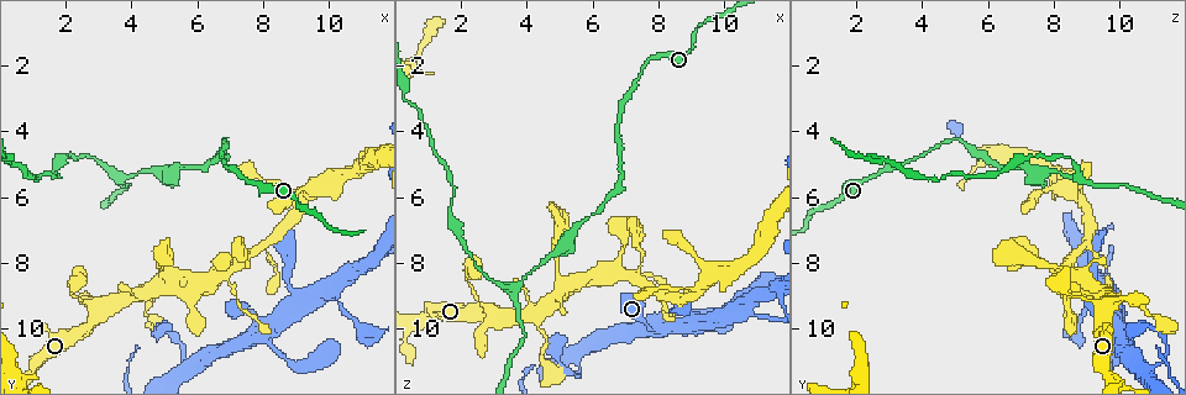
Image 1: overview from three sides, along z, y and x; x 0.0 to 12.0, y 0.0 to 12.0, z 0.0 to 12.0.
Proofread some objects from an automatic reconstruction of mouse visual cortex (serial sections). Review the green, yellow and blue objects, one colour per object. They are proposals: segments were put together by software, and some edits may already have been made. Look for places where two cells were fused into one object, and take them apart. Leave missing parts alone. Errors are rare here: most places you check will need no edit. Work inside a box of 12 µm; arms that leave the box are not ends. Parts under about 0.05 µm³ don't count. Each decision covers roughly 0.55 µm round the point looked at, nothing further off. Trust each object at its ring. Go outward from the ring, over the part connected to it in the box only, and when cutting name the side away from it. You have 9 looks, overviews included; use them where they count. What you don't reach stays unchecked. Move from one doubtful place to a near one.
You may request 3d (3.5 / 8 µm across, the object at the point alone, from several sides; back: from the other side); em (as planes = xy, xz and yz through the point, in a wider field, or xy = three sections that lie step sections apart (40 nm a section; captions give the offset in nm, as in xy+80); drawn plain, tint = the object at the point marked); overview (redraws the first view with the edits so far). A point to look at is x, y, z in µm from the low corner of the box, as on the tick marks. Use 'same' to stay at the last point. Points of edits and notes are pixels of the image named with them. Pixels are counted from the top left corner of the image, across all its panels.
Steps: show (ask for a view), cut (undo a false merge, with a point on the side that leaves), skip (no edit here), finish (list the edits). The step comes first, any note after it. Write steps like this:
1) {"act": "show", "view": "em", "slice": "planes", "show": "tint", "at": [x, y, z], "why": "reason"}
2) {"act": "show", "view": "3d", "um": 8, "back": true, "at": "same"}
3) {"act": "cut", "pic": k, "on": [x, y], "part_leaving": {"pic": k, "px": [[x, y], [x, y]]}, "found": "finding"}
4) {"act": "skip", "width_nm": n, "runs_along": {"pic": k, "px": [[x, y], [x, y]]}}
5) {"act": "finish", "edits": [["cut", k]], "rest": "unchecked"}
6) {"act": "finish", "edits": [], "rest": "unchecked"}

{"act": "show", "view": "3d", "um": 3.5, "back": true, "at": [8.0, 9.9, 10.1]}

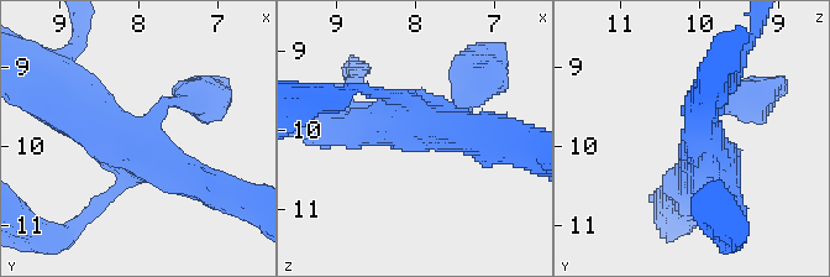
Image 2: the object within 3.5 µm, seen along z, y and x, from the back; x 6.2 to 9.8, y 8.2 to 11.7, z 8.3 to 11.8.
{"act": "show", "view": "em", "slice": "xy", "step": 2, "show": "tint", "at": [7.95, 9.95, 10.05]}

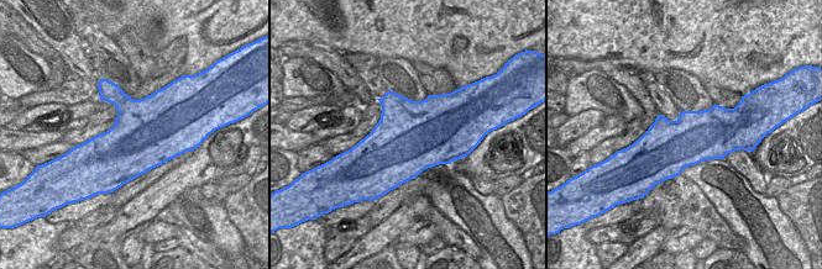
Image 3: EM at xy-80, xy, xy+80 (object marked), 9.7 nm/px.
{"act": "skip", "arm_widths_nm": [200, 200, 450, 500], "runs_along": {"pic": 2, "px": [[468, 97], [434, 131], [343, 125]]}, "found": "one cell here"}

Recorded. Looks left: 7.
{"act": "show", "view": "3d", "um": 3.5, "at": [5.5, 8.4, 8.6], "why": "small branch off a trunk"}

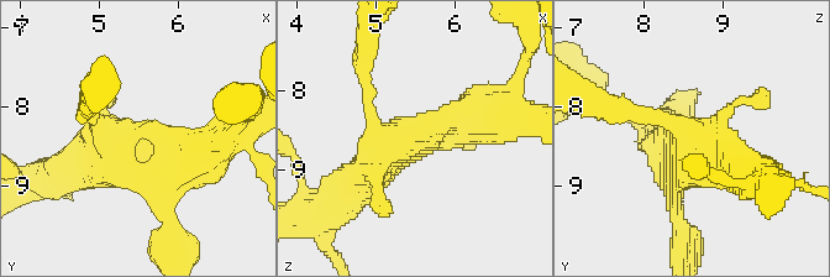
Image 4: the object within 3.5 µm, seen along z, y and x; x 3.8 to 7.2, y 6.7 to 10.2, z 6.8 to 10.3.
{"act": "show", "view": "em", "slice": "xy", "step": 3, "show": "plain", "at": [5.45, 8.35, 8.55], "why": "shape alone is not enough"}

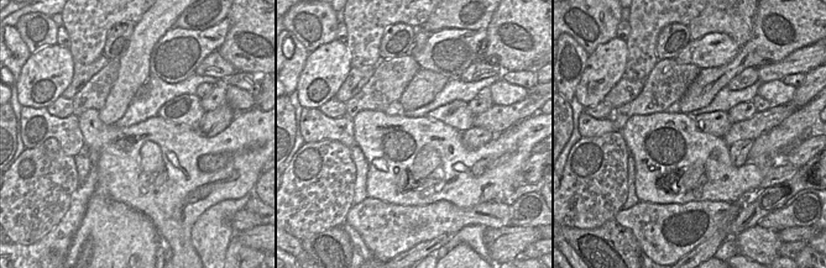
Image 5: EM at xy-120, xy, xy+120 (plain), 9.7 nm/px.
{"act": "show", "view": "em", "slice": "xy", "step": 3, "show": "tint", "at": "same"}

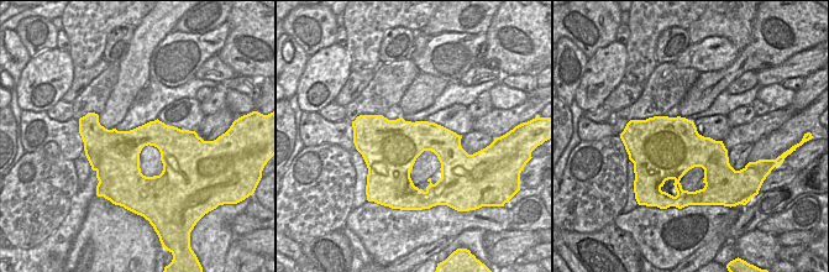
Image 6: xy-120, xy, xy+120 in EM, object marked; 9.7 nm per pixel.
{"act": "skip", "runs_along": {"pic": 4, "px": [[339, 197], [403, 136], [460, 124]]}, "found": "continuous, no second cell"}

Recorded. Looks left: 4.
{"act": "show", "view": "3d", "um": 3.5, "at": [10.3, 8.9, 9.3], "why": "four-way junction"}

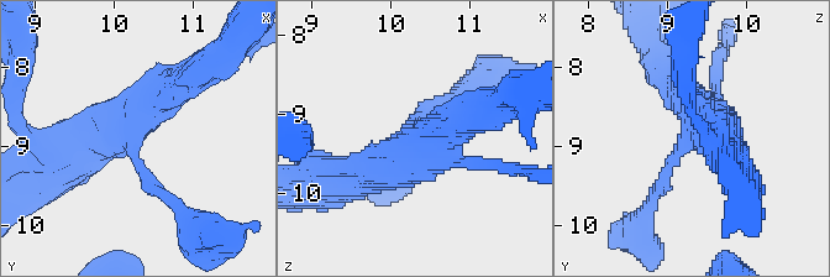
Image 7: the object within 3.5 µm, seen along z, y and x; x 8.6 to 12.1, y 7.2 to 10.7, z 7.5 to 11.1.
{"act": "show", "view": "em", "slice": "xy", "step": 2, "show": "tint", "at": [10.25, 8.85, 9.30], "arms": 4, "arm_widths_nm": [150, 200, 400, 450], "why": "shape alone is not enough"}

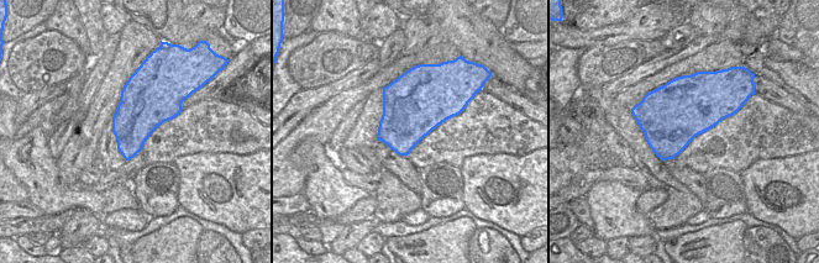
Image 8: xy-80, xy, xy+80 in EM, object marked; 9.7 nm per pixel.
{"act": "skip", "runs_along": {"pic": 7, "px": [[66, 161], [194, 74]]}, "found": "all the same cell"}

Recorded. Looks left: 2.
{"act": "show", "view": "3d", "um": 8, "back": true, "at": [5.9, 5.1, 6.5]}

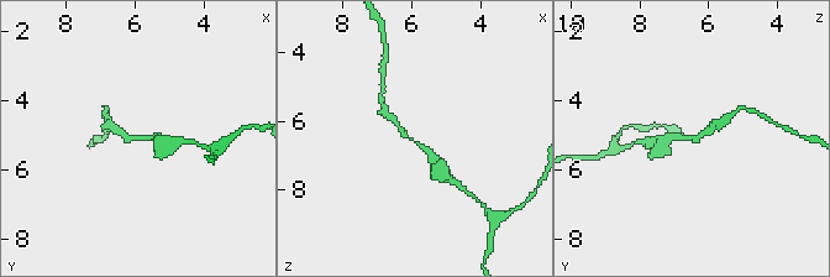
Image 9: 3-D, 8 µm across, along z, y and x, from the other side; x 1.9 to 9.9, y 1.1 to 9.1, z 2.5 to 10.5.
{"act": "show", "view": "em", "slice": "xy", "step": 5, "show": "tint", "at": [5.9, 5.1, 6.5], "arm_widths_nm": [200, 200], "why": "need the tissue"}

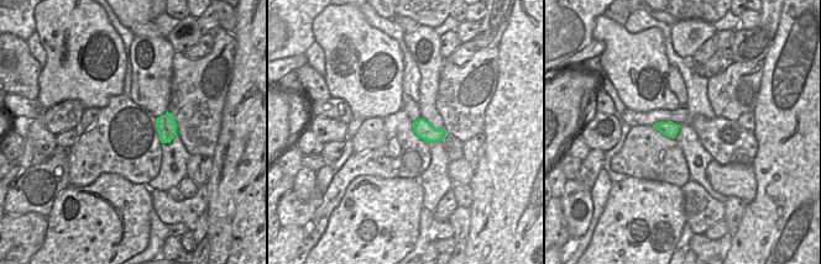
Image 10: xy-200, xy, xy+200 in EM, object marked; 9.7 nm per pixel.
{"act": "skip", "runs_along": {"pic": 9, "px": [[390, 118], [435, 158], [437, 167]]}, "found": "one cell here"}

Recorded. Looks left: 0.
{"act": "finish", "edits": [], "rest": "unchecked"}

